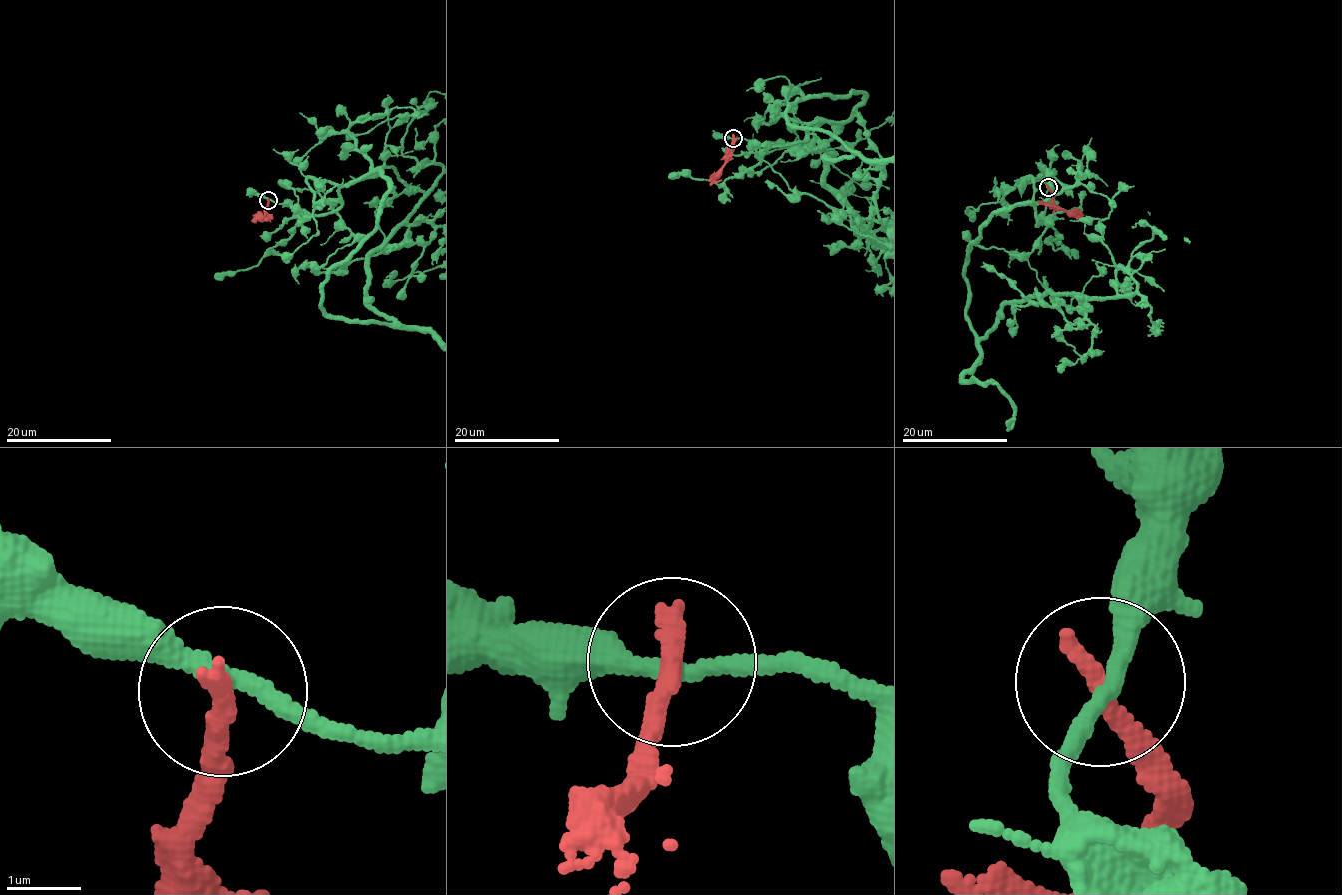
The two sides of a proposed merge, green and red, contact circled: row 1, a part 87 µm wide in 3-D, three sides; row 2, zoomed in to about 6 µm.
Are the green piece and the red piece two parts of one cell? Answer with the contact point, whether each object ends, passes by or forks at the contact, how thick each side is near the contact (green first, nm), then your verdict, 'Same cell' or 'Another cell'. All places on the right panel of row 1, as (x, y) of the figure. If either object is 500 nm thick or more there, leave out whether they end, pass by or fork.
Place: (1048, 187). At the ring green passes by. At the ring red ends. Thickness 240 nm (green) against 280 nm. Another cell

